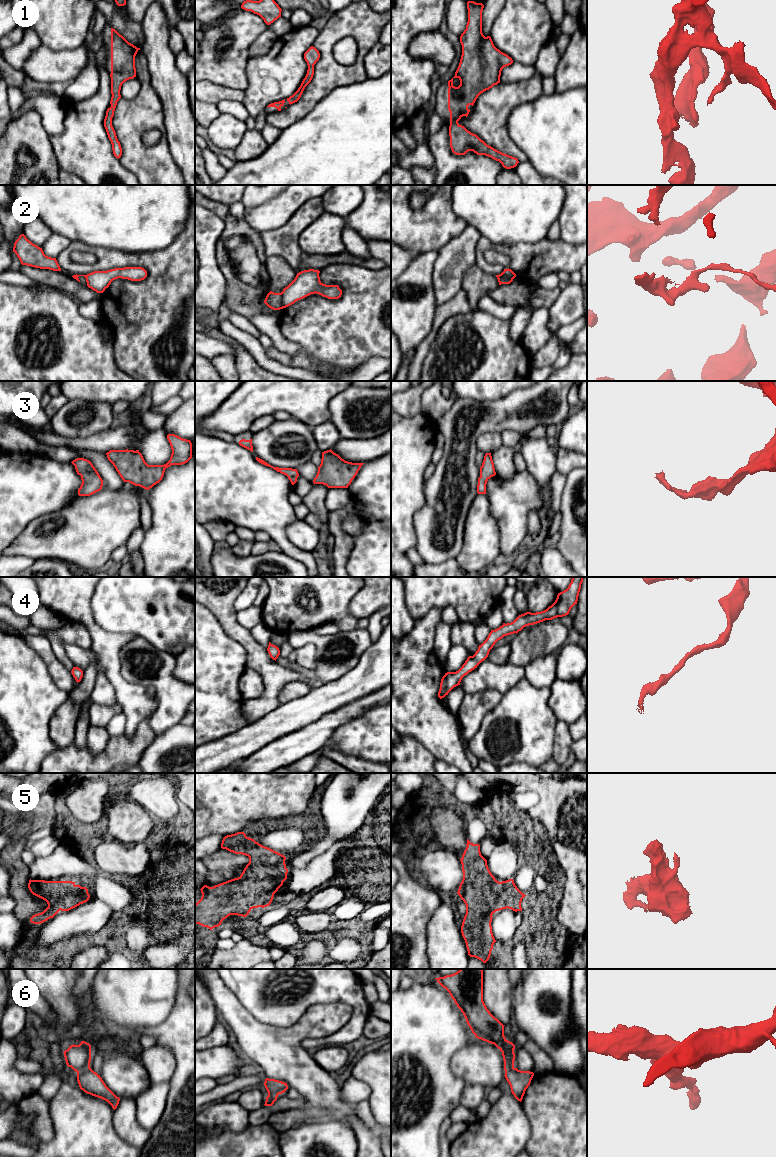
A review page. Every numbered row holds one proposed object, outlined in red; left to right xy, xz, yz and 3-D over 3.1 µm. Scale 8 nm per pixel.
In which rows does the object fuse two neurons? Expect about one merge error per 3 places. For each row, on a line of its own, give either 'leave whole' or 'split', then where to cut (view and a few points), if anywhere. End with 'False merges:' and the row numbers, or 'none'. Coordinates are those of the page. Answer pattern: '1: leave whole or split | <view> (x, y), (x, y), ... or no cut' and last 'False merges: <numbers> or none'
1: leave whole | no cut
2: split | xz (281, 292), (283, 307)
3: leave whole | no cut
4: leave whole | no cut
5: leave whole | no cut
6: leave whole | no cut
False merges: 2

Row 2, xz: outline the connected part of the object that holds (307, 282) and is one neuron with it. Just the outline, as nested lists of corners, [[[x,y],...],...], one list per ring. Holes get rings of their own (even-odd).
[[[314,269],[297,273],[295,279],[281,292],[283,308],[315,293],[328,299],[340,298],[342,290],[339,286],[323,284],[320,281],[319,273],[319,270]]]

